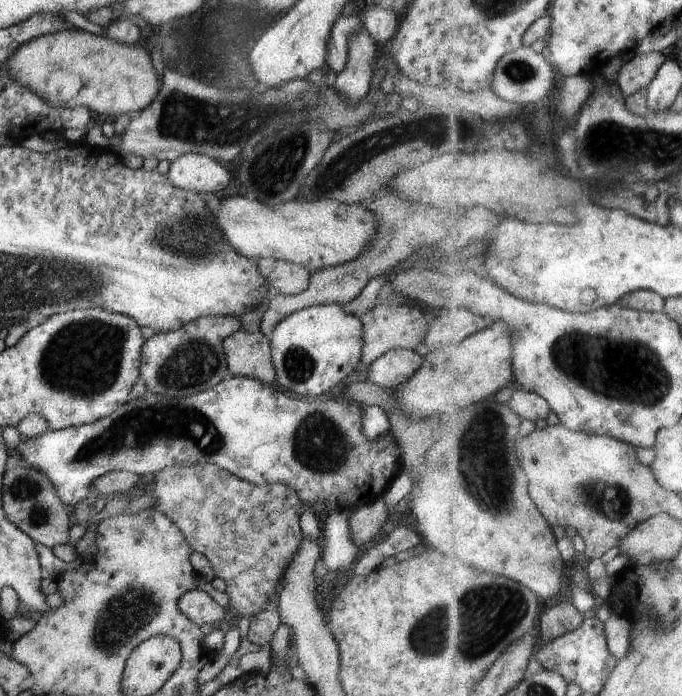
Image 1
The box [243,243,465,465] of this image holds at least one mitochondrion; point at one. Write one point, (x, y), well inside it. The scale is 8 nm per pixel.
(299, 366)

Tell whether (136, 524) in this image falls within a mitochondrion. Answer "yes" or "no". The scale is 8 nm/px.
no

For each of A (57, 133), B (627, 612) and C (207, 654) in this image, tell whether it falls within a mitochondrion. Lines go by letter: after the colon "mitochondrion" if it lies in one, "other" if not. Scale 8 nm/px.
A: other
B: other
C: other

